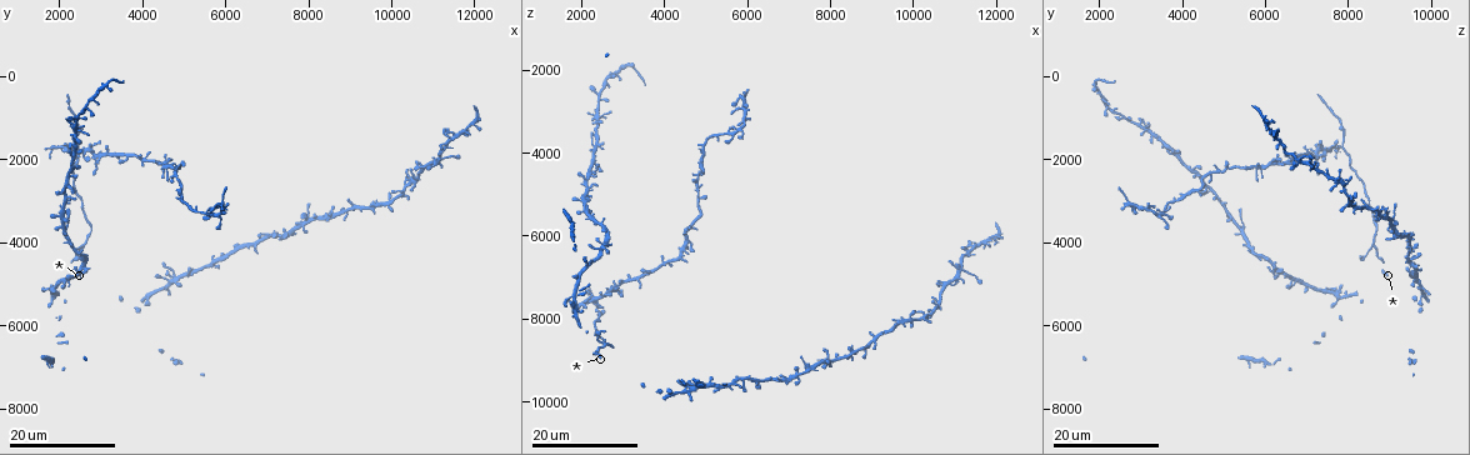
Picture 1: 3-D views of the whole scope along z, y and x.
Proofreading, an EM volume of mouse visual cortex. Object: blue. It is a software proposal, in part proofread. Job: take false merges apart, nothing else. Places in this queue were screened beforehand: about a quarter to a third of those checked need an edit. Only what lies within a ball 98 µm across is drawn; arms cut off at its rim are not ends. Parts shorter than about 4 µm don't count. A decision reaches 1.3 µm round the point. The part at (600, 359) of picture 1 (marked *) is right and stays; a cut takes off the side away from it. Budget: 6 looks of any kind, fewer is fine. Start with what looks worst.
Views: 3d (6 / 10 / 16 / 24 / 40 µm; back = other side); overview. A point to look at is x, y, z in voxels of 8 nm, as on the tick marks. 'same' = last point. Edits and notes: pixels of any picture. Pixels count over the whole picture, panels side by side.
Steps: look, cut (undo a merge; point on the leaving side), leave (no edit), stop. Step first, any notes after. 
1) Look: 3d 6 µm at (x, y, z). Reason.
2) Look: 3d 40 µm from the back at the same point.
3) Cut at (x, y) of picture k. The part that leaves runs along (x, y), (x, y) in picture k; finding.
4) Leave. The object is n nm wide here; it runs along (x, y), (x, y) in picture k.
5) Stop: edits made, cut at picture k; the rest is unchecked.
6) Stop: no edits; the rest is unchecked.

Look: 3d 16 µm at (11200, 2050, 6850). Three-way junction.

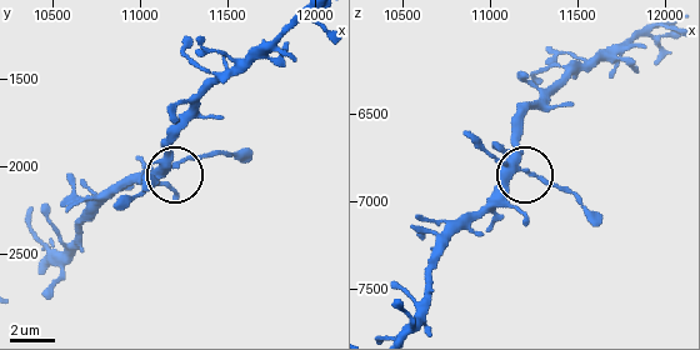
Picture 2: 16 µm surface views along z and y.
Look: 3d 6 µm at the same point.

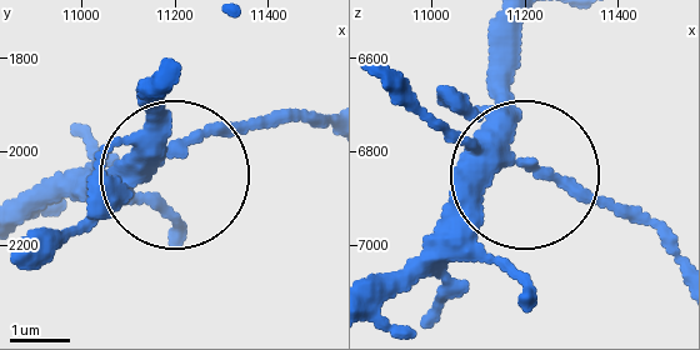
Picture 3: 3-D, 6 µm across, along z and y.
Leave. The side arm is 5 µm long; it runs along (24, 219), (219, 135), (323, 115) in picture 3; one neuron here.

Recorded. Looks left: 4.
Look: 3d 16 µm at (2150, 3700, 5400). Four or more arms meet.

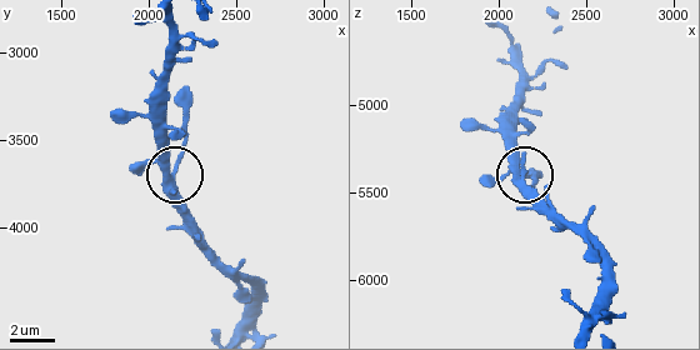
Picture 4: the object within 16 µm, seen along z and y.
Look: 3d 6 µm at (2100, 3720, 5420).

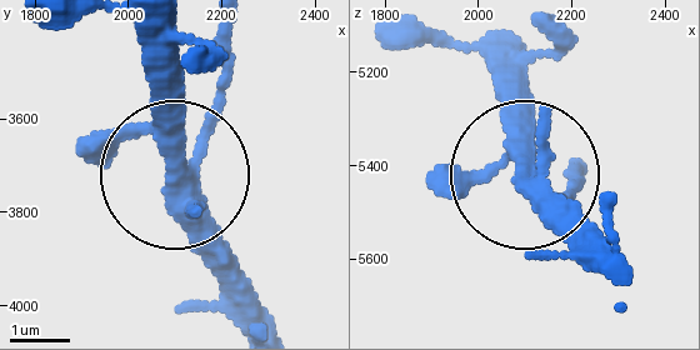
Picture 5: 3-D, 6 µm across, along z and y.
Leave. It runs along (274, 321), (184, 171), (224, 83), (224, 43) in picture 5; all the same neuron.

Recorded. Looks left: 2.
Look: 3d 24 µm at (5350, 3250, 3500). Narrows sharply.

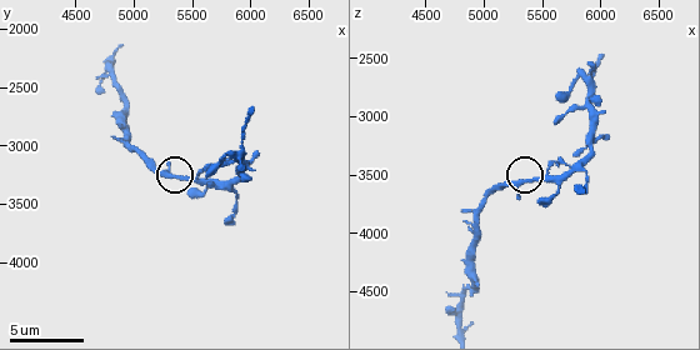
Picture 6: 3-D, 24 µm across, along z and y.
Look: 3d 10 µm at (5380, 3280, 3560).

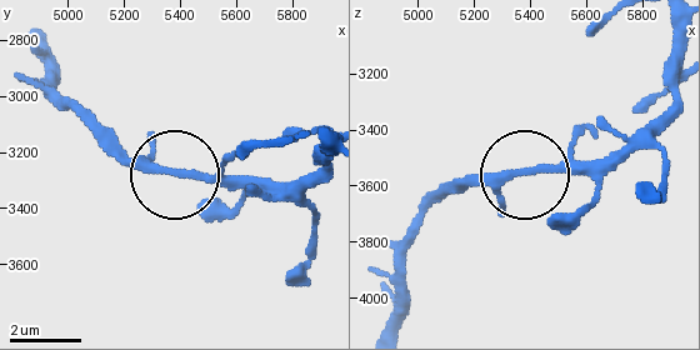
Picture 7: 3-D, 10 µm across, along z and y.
Leave. 3 arms meet here; all the same neuron.

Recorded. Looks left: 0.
Stop: no edits; the rest is unchecked.

